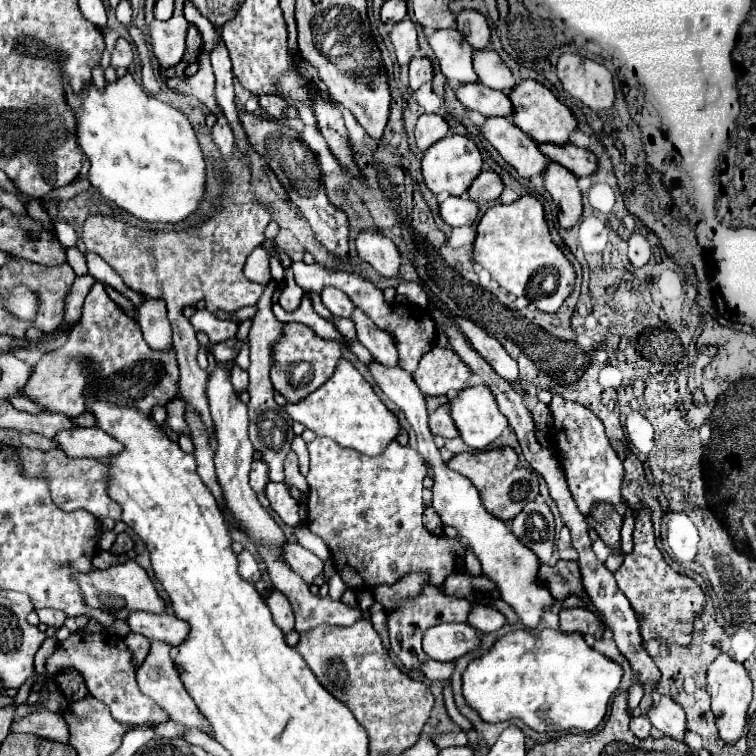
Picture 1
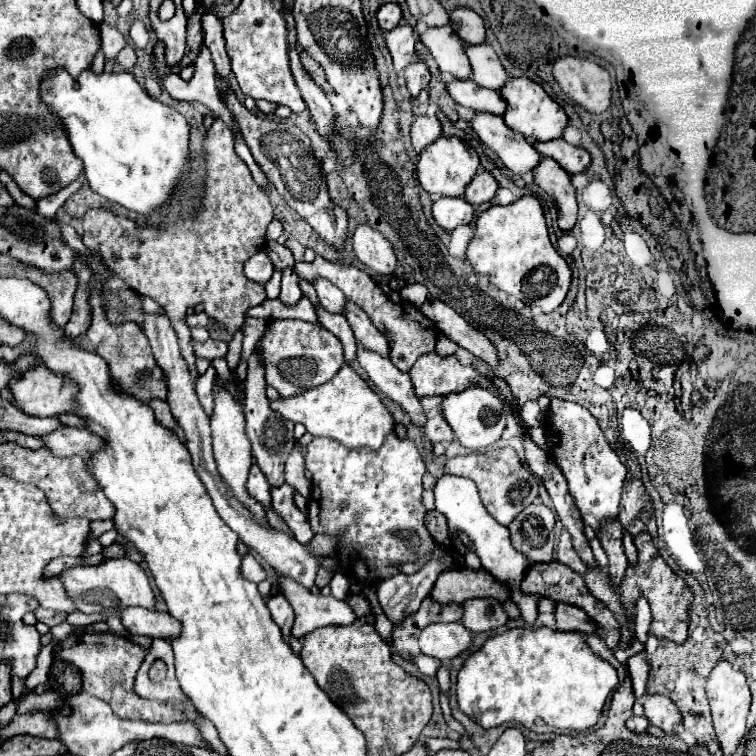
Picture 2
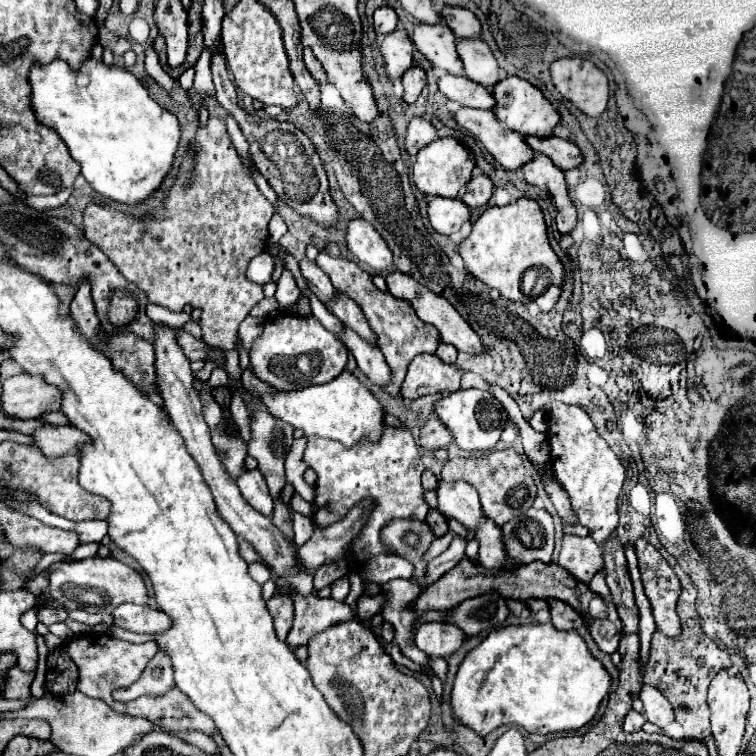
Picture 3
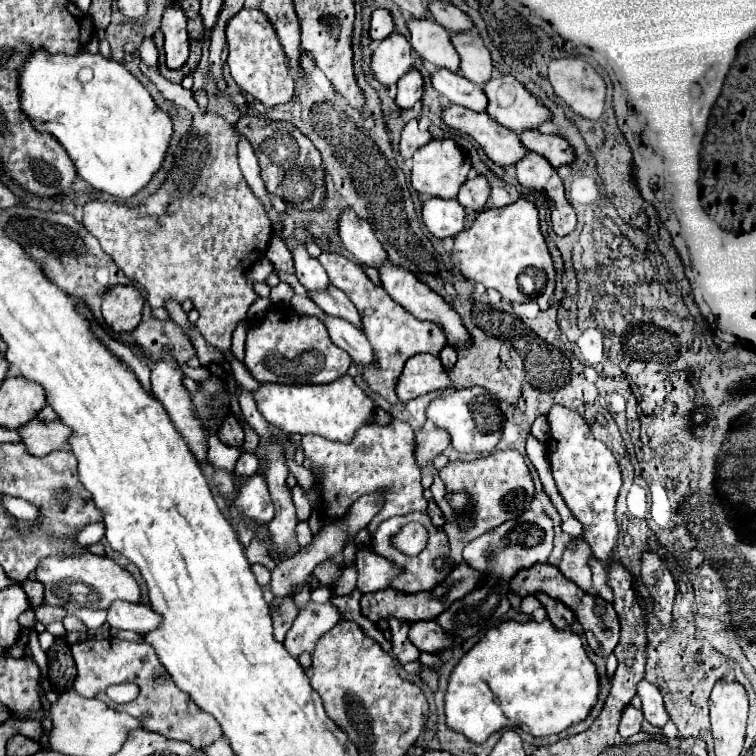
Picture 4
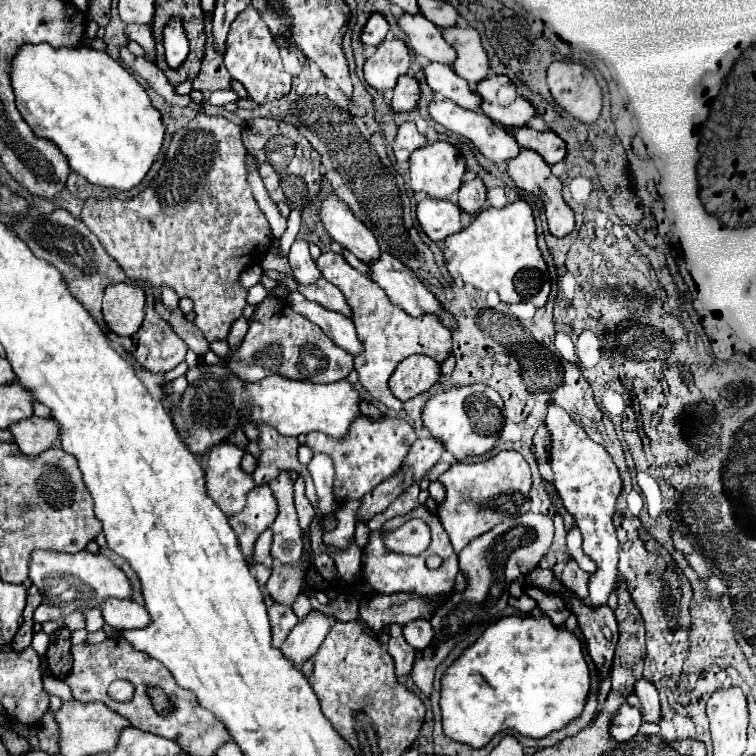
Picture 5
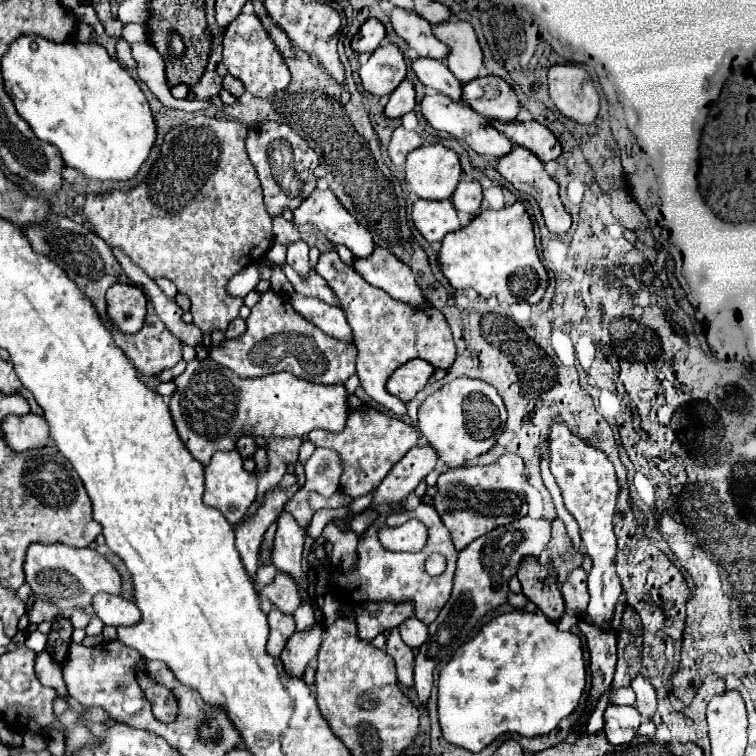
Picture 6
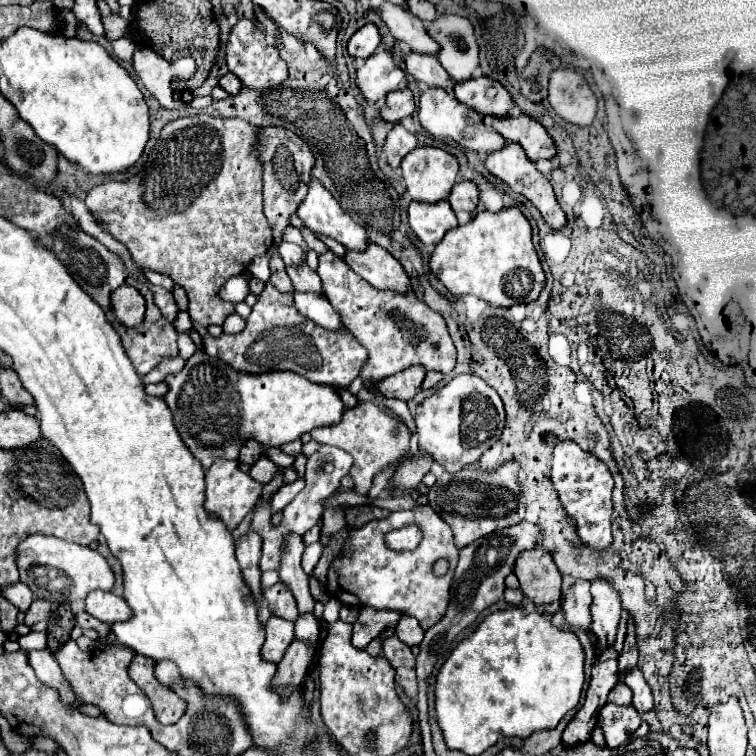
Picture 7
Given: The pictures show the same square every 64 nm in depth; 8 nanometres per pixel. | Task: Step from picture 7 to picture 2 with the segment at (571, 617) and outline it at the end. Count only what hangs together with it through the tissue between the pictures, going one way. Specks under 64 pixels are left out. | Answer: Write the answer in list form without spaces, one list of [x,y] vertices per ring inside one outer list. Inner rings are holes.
[[[564,530],[562,536],[560,536],[560,544],[558,544],[556,560],[558,560],[560,564],[570,566],[570,568],[576,570],[580,576],[584,576],[584,574],[588,572],[588,566],[580,562],[580,556],[576,554],[576,550],[574,550],[574,546],[572,546],[572,536],[568,534],[568,530]]]

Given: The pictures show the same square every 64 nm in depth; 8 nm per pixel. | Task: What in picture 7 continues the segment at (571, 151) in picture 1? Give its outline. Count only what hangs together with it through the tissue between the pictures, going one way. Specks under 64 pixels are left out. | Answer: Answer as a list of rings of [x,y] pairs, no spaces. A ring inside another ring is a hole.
[[[520,114],[518,118],[484,116],[484,124],[494,128],[504,140],[518,142],[530,160],[552,158],[556,154],[552,138],[544,132],[544,126],[526,114]]]

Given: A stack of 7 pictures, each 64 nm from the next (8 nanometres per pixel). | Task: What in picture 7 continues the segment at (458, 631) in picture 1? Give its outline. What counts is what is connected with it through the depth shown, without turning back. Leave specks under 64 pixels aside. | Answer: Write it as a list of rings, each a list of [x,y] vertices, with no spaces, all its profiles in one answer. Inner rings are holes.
[[[402,616],[402,618],[398,620],[394,632],[396,632],[396,636],[398,636],[404,644],[408,644],[408,646],[420,644],[420,640],[422,640],[422,636],[424,636],[424,630],[420,628],[418,620],[412,618],[412,616]]]

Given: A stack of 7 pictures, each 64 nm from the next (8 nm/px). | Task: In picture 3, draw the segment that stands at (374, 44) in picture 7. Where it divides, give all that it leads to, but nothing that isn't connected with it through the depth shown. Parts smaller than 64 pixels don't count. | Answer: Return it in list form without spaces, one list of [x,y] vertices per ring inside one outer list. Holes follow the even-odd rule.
[[[388,6],[378,8],[374,12],[374,32],[376,34],[390,34],[396,28],[396,22],[398,22],[396,12]]]

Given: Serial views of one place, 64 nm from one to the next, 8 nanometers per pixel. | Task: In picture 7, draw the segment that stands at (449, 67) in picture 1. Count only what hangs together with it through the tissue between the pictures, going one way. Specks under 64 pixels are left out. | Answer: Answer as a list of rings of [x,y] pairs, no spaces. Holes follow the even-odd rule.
[[[384,2],[380,8],[374,8],[374,12],[388,26],[390,34],[396,40],[404,40],[410,46],[410,50],[420,54],[436,54],[436,42],[424,32],[422,22],[416,20],[412,12],[390,2]]]

